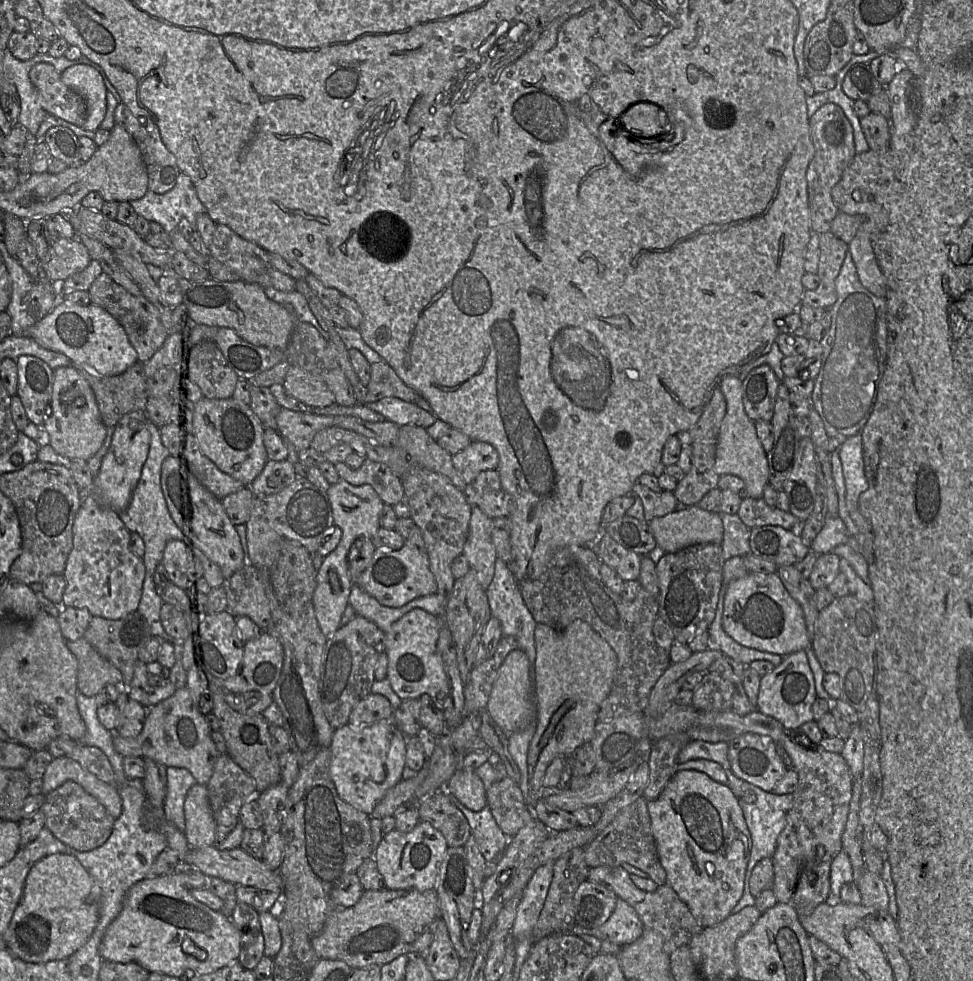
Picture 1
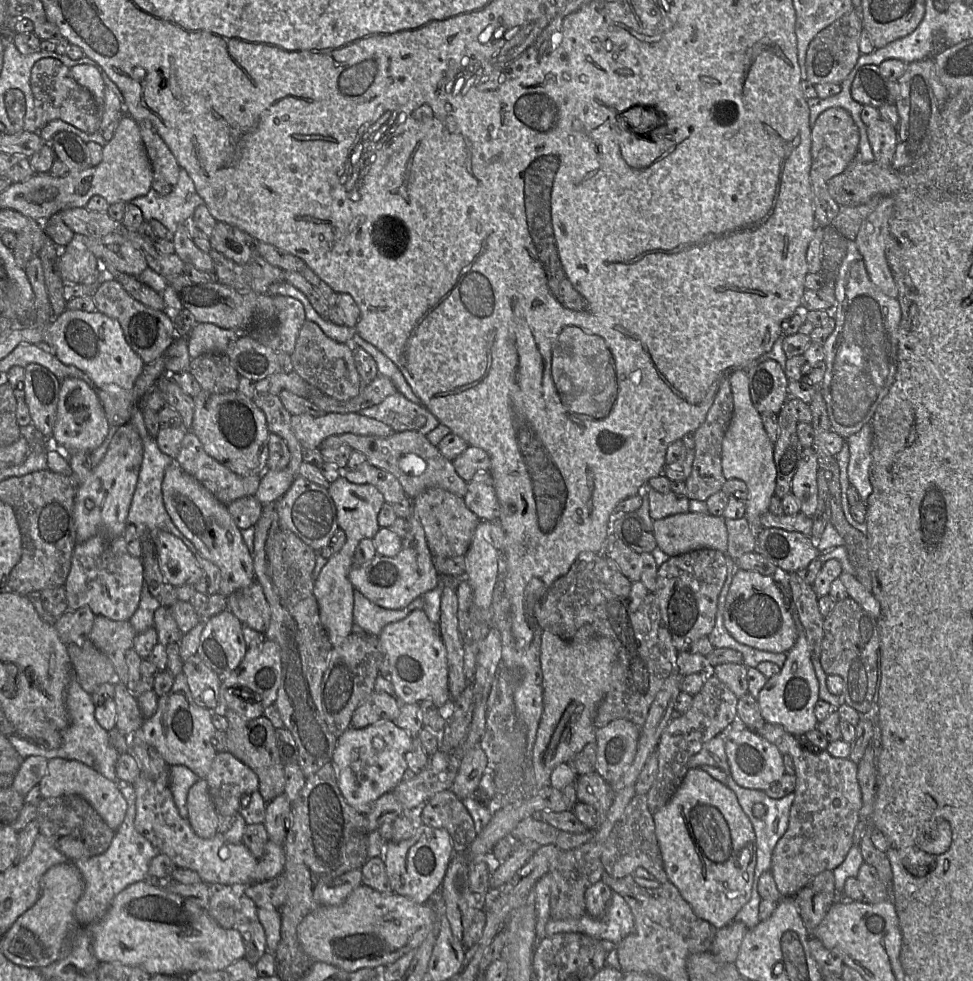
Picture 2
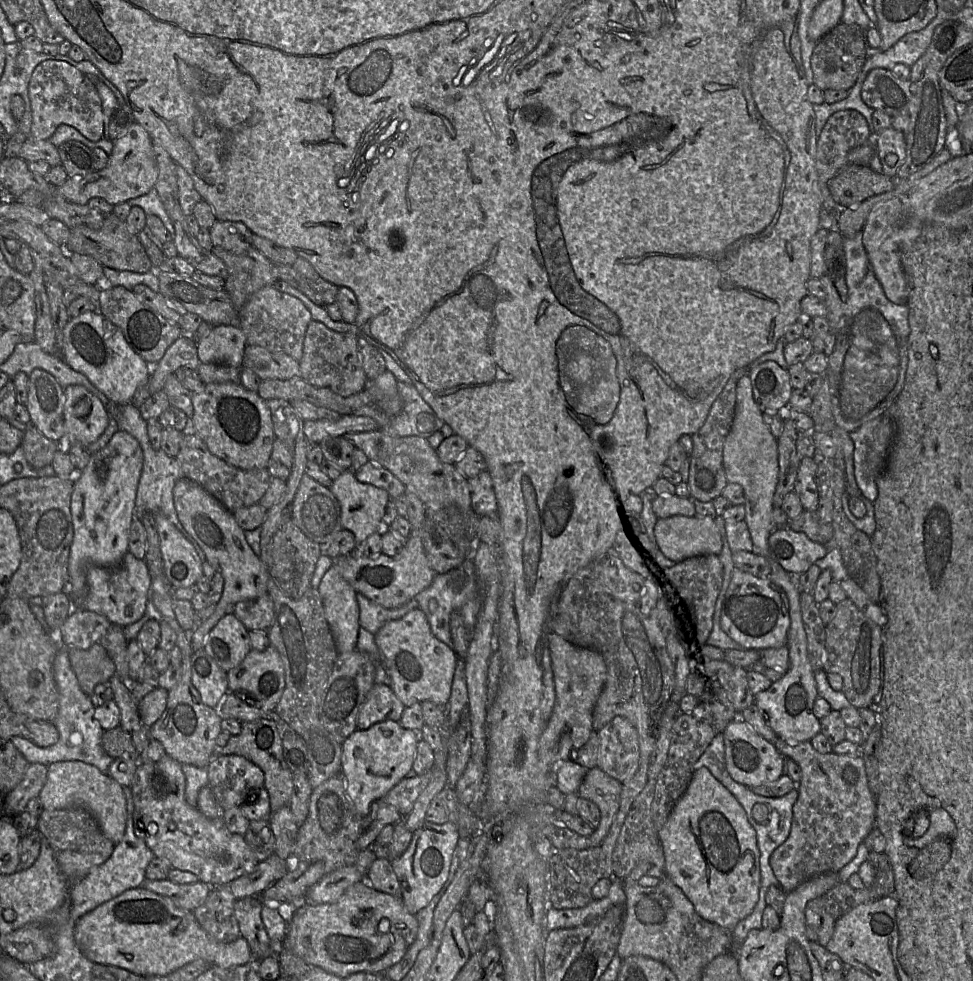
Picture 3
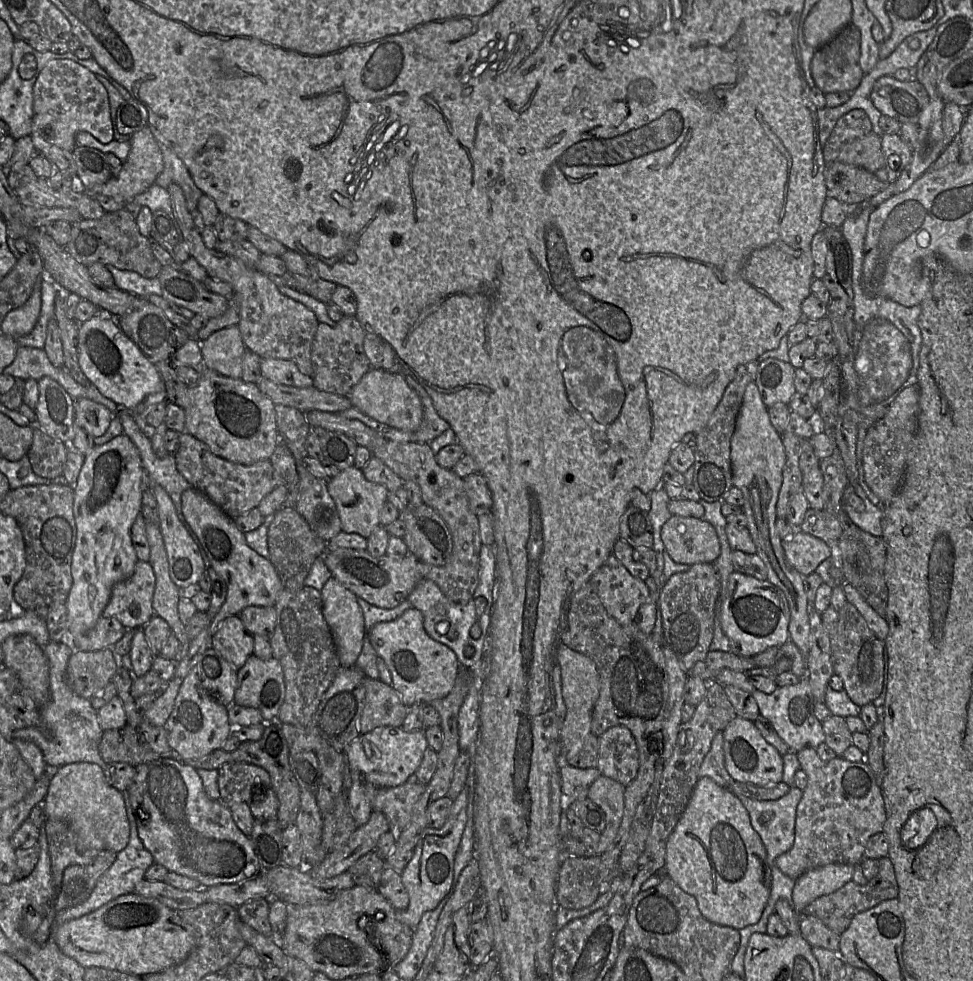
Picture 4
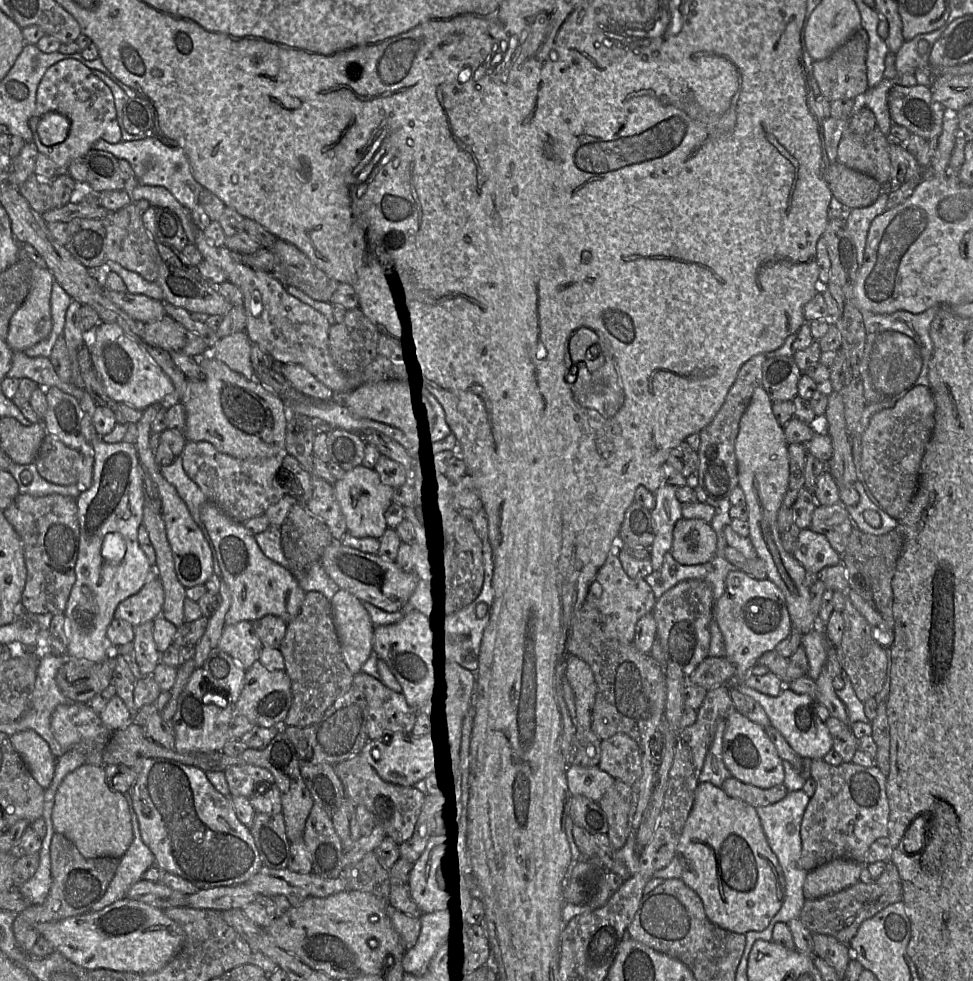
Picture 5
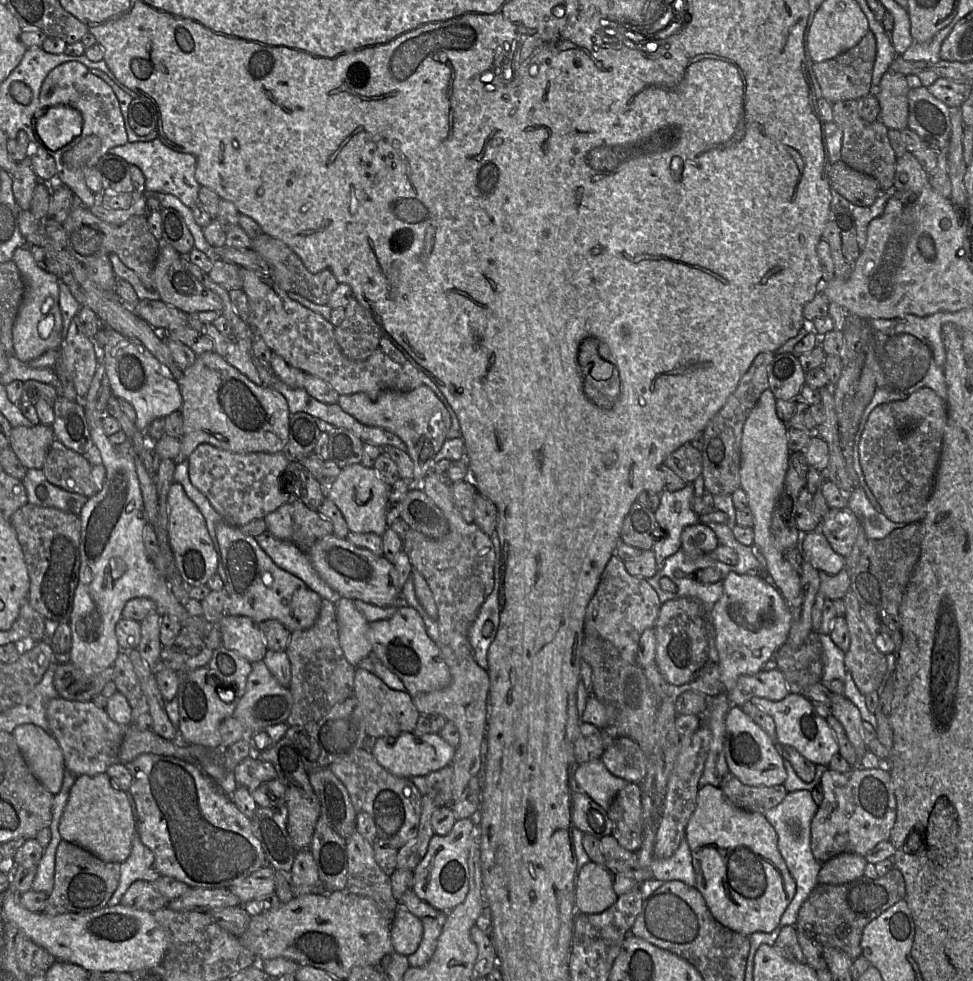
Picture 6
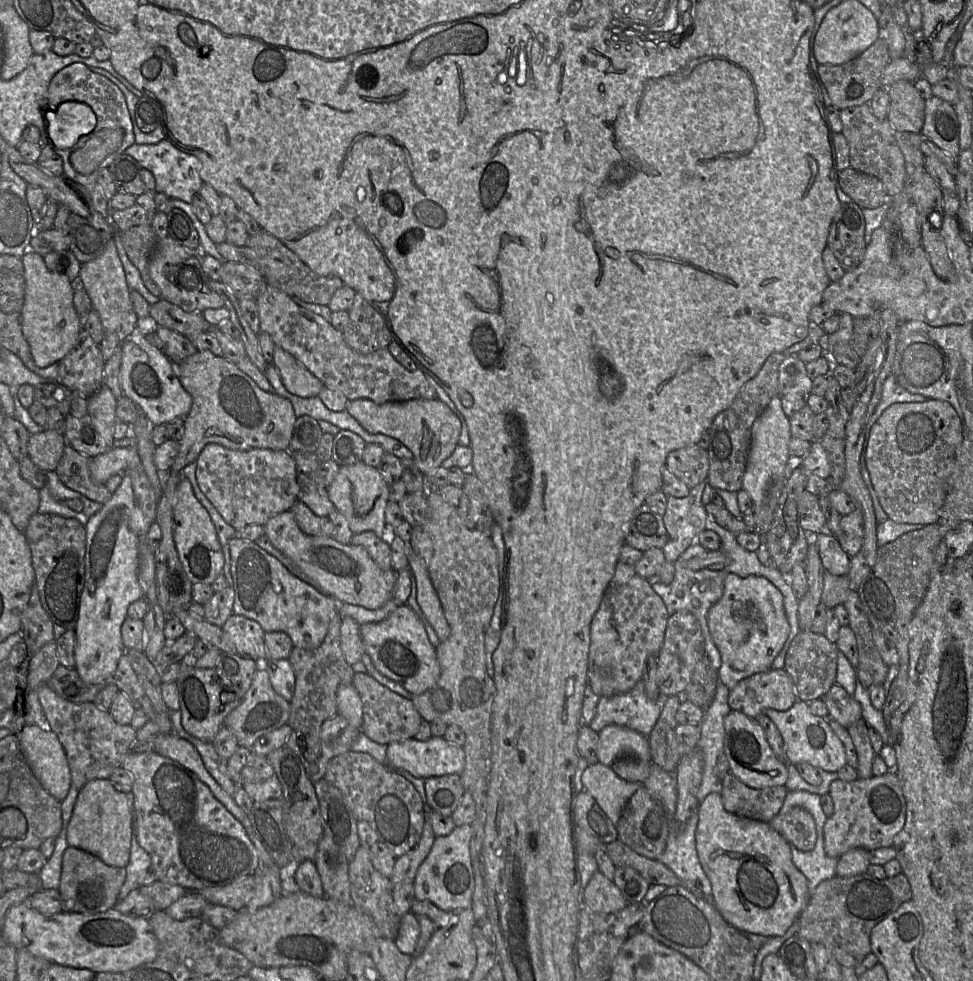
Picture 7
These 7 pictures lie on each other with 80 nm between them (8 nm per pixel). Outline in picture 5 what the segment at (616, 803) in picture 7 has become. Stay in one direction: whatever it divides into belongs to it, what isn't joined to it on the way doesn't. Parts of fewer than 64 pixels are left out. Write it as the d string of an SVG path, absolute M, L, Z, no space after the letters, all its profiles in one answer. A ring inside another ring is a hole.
M569 765L566 770L566 777L568 789L572 796L582 795L597 803L615 781L598 766Z

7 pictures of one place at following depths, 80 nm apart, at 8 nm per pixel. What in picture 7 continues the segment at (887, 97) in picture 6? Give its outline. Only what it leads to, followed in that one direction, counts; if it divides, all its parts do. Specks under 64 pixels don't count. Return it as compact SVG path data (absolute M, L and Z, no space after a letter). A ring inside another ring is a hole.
M900 80L886 89L890 96L886 119L895 131L920 133L924 124L925 99L913 83Z

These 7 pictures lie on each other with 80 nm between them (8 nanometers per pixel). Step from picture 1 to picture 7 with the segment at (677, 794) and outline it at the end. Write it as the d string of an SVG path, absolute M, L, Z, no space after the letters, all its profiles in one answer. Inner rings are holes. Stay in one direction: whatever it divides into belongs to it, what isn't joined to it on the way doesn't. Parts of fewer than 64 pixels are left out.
M720 793L708 794L697 813L696 850L711 883L714 907L738 931L783 936L810 898L807 879L793 864L791 845L769 823L727 812Z

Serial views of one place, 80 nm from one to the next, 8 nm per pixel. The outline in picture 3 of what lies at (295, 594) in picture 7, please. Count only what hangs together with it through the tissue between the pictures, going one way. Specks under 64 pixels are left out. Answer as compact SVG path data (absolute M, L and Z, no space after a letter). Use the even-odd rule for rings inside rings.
M182 477L174 486L173 501L183 527L199 544L211 566L224 578L222 597L216 605L215 612L191 633L192 648L194 651L198 651L202 649L205 638L211 629L223 616L233 612L233 608L238 602L256 599L267 594L267 583L270 576L267 567L248 545L245 531L237 524L233 513L203 487Z

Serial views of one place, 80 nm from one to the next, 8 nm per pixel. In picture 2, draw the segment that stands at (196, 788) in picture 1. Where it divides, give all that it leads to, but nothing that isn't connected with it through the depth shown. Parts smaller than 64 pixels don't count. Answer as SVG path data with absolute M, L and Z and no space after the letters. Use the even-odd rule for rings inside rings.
M198 780L187 795L188 821L201 838L210 839L217 834L220 824L215 805L208 791L207 781Z

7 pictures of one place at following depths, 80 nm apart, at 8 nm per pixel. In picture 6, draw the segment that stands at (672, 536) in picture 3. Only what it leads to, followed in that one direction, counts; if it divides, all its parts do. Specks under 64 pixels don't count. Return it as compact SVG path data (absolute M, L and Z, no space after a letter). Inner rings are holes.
M705 524L687 526L681 533L681 550L688 558L709 554L719 545L715 532Z

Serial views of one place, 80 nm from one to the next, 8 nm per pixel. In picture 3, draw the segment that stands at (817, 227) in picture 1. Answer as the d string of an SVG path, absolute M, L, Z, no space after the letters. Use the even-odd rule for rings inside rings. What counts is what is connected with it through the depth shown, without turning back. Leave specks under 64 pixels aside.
M856 110L837 111L826 121L817 139L815 156L819 186L822 193L822 209L825 214L836 214L840 210L828 189L828 181L849 164L848 154L850 150L873 140L873 135L874 131L869 127L865 117Z

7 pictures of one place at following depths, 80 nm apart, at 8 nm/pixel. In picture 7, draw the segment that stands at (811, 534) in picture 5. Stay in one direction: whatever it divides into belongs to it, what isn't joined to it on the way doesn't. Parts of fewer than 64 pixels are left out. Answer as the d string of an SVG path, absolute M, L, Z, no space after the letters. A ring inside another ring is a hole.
M828 531L810 537L818 548L825 570L833 575L848 576L851 557L841 548L837 538Z

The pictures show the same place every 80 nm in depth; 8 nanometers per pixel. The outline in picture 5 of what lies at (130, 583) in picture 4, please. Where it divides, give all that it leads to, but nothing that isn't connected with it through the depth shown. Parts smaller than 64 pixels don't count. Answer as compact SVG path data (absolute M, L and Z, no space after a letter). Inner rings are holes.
M155 570L140 591L123 600L116 608L115 619L129 622L133 627L153 621L161 615L164 590Z

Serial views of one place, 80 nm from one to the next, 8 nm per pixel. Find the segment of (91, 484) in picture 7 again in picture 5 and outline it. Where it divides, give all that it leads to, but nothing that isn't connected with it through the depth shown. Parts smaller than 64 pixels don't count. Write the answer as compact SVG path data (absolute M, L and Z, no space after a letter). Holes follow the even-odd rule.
M47 434L34 461L38 473L47 481L76 485L82 467L82 454Z

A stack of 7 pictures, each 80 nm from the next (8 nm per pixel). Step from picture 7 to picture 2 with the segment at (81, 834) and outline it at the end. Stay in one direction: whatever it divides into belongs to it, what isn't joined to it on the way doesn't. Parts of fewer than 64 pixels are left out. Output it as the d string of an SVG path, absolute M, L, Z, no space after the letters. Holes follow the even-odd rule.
M54 758L48 760L47 771L41 779L40 792L43 798L74 794L84 798L97 811L105 823L115 832L125 819L127 802L123 797L119 783L112 782L79 761Z

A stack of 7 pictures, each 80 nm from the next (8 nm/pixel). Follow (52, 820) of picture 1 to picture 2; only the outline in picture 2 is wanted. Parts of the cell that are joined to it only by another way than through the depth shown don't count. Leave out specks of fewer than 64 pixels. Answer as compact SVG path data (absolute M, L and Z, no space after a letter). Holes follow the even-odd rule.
M74 794L42 798L38 805L40 834L45 835L71 862L103 854L111 845L115 831L84 798Z

